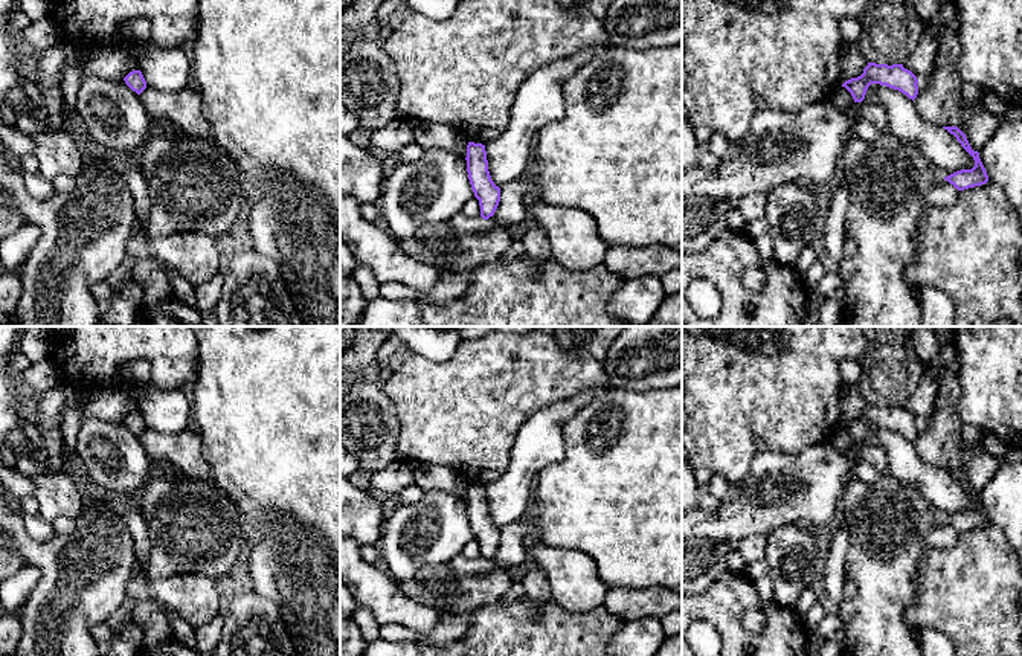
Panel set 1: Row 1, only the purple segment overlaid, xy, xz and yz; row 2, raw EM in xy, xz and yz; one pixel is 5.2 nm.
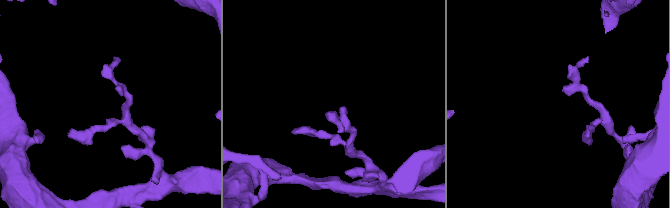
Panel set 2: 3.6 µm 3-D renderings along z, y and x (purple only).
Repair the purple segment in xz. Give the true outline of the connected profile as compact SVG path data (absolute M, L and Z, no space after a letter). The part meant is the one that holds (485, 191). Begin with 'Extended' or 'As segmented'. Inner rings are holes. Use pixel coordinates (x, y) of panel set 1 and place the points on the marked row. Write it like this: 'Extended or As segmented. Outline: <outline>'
As segmented. Outline: M468 142L465 160L471 189L479 200L480 217L488 220L499 206L500 188L491 180L485 145Z

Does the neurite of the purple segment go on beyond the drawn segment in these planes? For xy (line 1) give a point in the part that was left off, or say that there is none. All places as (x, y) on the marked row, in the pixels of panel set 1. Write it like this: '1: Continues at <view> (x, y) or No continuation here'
1: No continuation here

